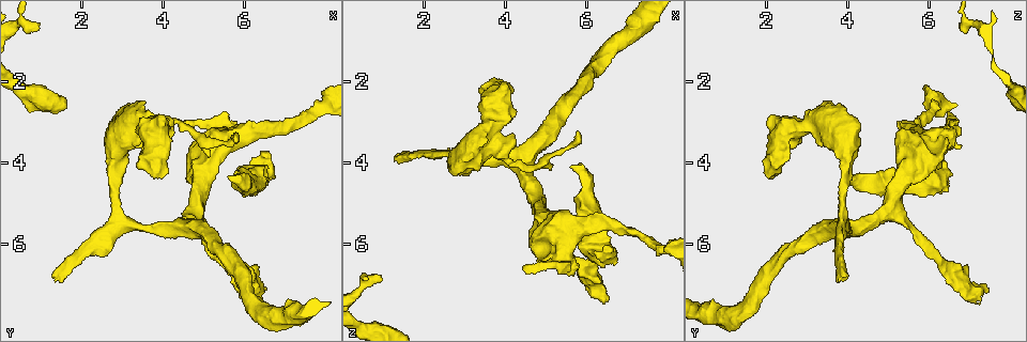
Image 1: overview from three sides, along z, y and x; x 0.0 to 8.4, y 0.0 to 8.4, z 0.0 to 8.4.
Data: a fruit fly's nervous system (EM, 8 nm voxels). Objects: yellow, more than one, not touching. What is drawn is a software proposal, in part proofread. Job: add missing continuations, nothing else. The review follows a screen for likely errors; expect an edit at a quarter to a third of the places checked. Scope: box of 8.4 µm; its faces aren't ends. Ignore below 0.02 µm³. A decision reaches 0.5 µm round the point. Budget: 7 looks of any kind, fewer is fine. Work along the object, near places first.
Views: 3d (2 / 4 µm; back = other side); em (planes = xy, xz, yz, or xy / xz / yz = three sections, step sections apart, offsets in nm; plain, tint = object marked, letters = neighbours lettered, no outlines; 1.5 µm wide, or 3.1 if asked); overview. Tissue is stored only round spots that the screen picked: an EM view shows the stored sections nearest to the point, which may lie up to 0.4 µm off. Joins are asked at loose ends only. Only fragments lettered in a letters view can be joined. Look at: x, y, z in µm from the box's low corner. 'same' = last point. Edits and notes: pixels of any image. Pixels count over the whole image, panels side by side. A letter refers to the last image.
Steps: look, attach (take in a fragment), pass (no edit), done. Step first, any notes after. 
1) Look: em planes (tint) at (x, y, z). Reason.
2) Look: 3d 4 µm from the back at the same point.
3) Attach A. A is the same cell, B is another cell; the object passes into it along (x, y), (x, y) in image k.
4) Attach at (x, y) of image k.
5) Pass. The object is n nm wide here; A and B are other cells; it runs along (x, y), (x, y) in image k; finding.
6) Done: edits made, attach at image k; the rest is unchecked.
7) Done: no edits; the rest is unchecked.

Look: 3d 2 µm at (0.95, 0.60, 6.85). Branch stops here.

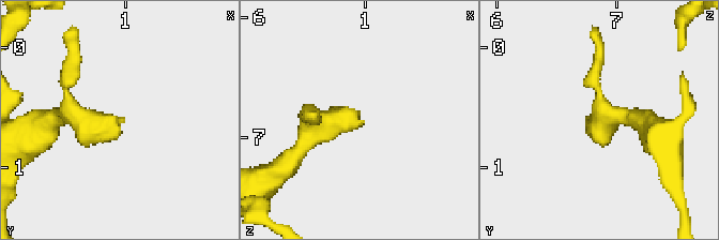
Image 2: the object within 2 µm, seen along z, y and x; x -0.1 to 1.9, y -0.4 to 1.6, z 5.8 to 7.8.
Look: em planes (letters) at (0.98, 0.60, 6.82).

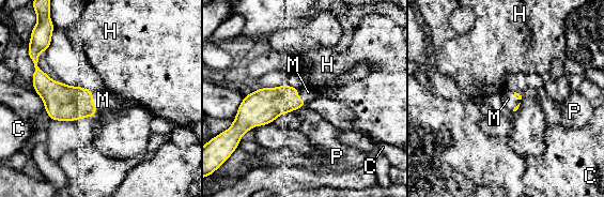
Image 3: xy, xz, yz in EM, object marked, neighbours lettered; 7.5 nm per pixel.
Attach M. M is the same cell, C, H and P are other cells; it goes on there.

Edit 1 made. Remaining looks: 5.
Look: 3d 2 µm at (1.40, 6.85, 3.75).

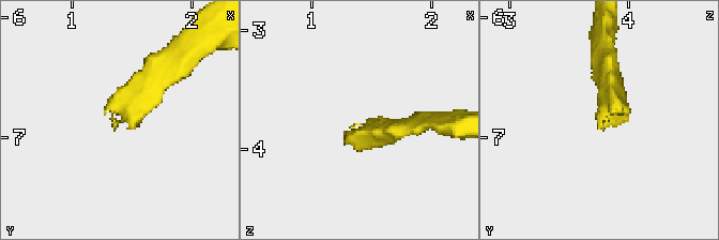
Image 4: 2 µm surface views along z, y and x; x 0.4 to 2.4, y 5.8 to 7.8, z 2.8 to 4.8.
Look: em planes (letters) at (1.38, 6.90, 3.76).

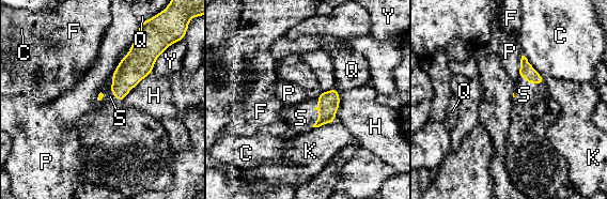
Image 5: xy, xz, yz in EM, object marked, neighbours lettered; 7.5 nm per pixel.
Attach S. S is the same cell, C, F, H, K, P, Q and Y are other cells; it goes on there.

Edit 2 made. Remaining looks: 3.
Look: 3d 2 µm at (3.95, 4.30, 2.15). Free end.

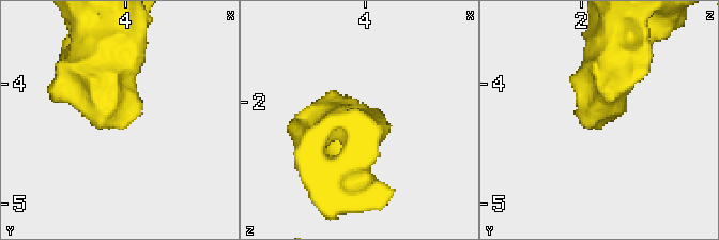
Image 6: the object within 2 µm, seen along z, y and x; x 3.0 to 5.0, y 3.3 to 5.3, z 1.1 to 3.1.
Look: em planes (plain) at (4.02, 4.34, 2.14). Shape alone is not enough.

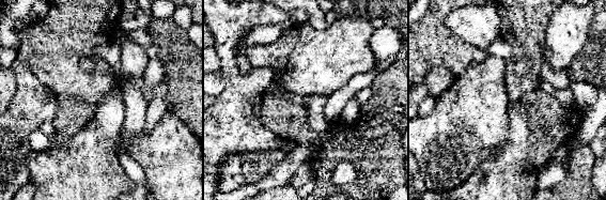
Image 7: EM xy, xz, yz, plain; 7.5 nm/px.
Look: em planes (letters) at the same point.

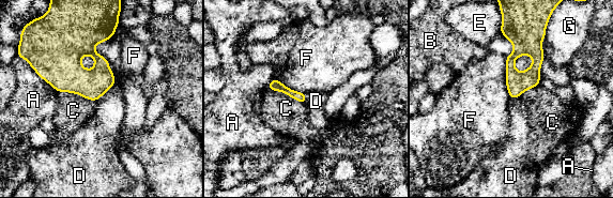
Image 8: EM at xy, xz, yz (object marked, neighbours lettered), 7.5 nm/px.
Pass. The longest contact is with F, 340 nm; A, B, C, D, E, F and G are other cells; a border runs along (112, 86), (95, 101) in image 8; none of them fits.

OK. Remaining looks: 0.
Done: edits made, attach at image 3, attach at image 5; the rest is unchecked.

